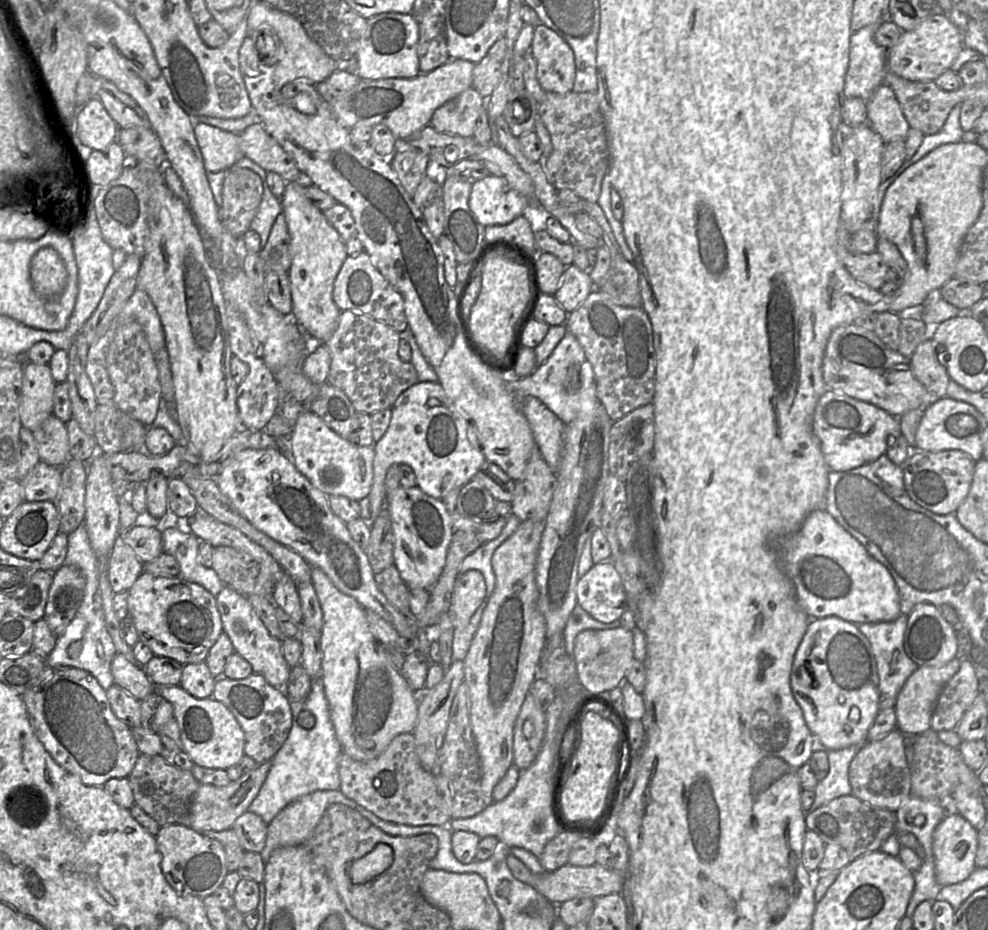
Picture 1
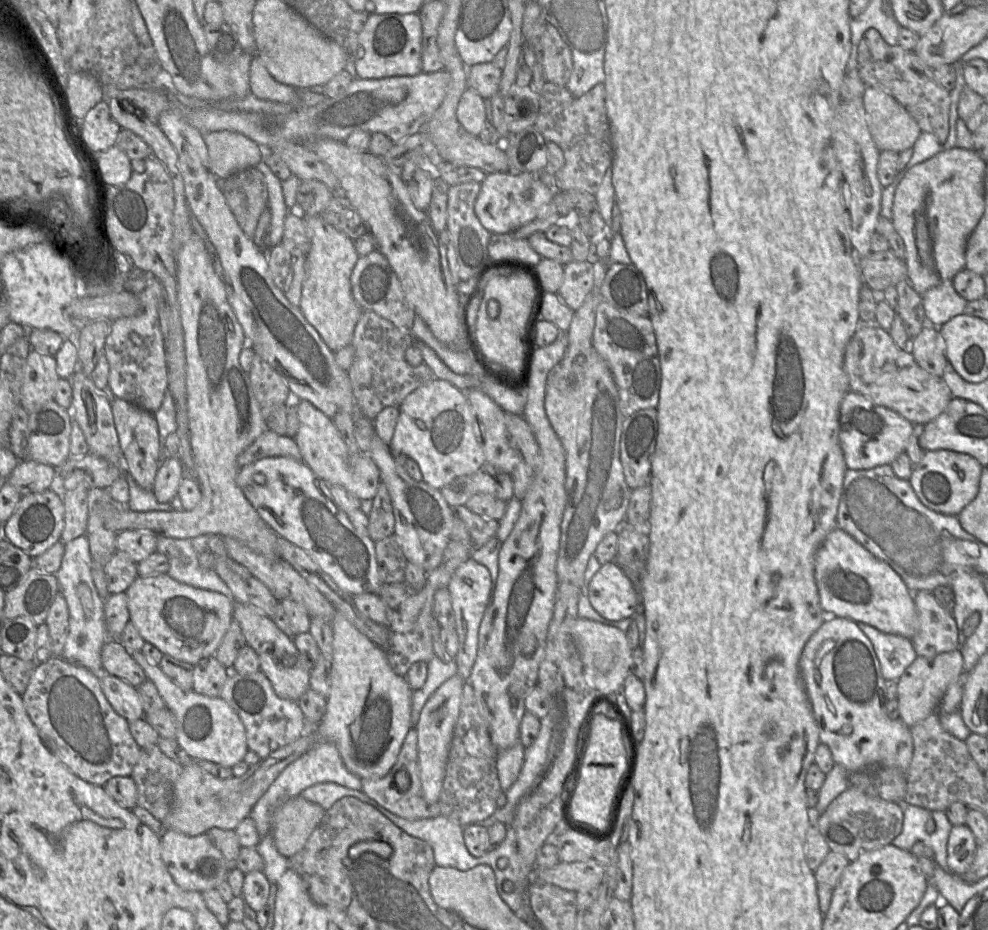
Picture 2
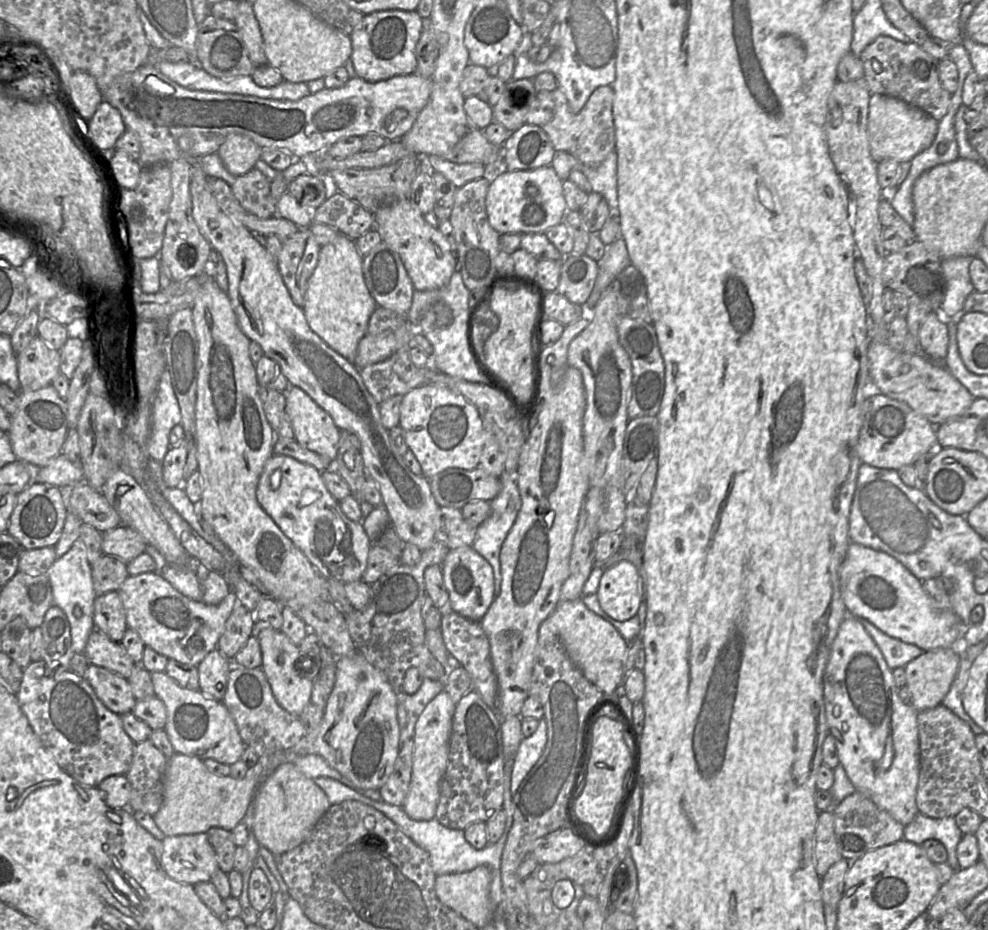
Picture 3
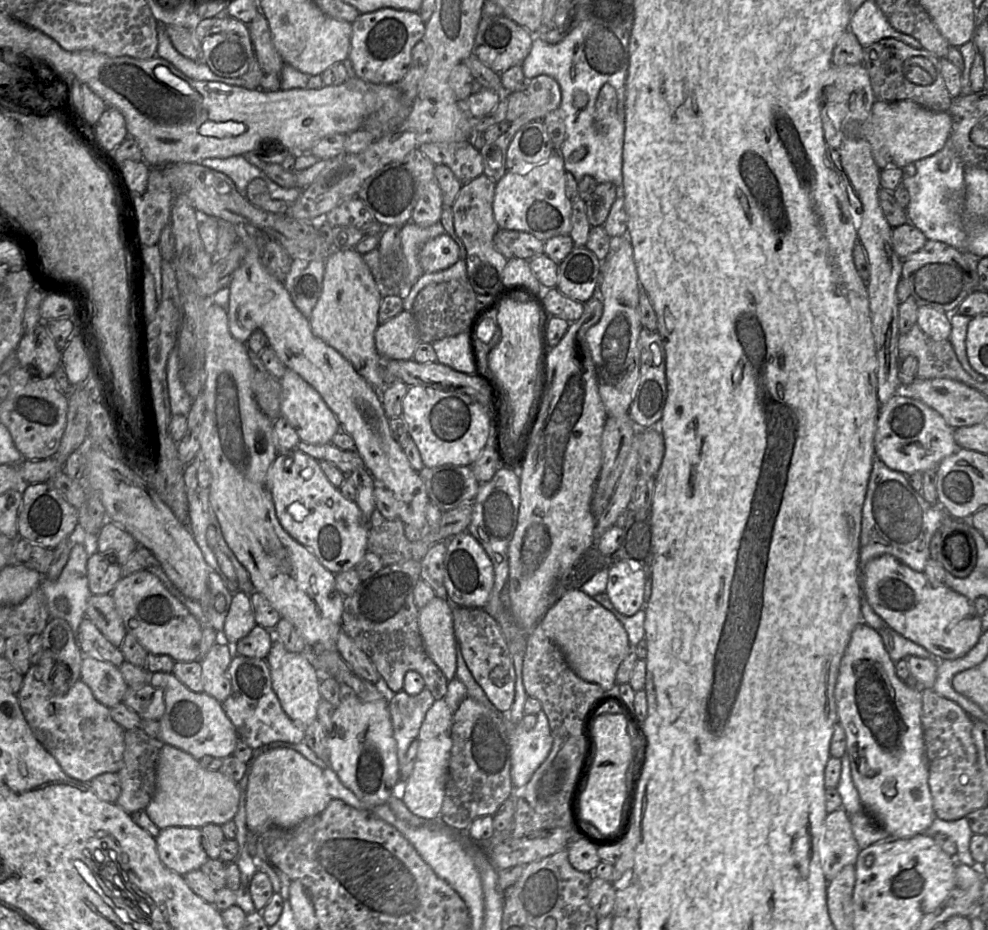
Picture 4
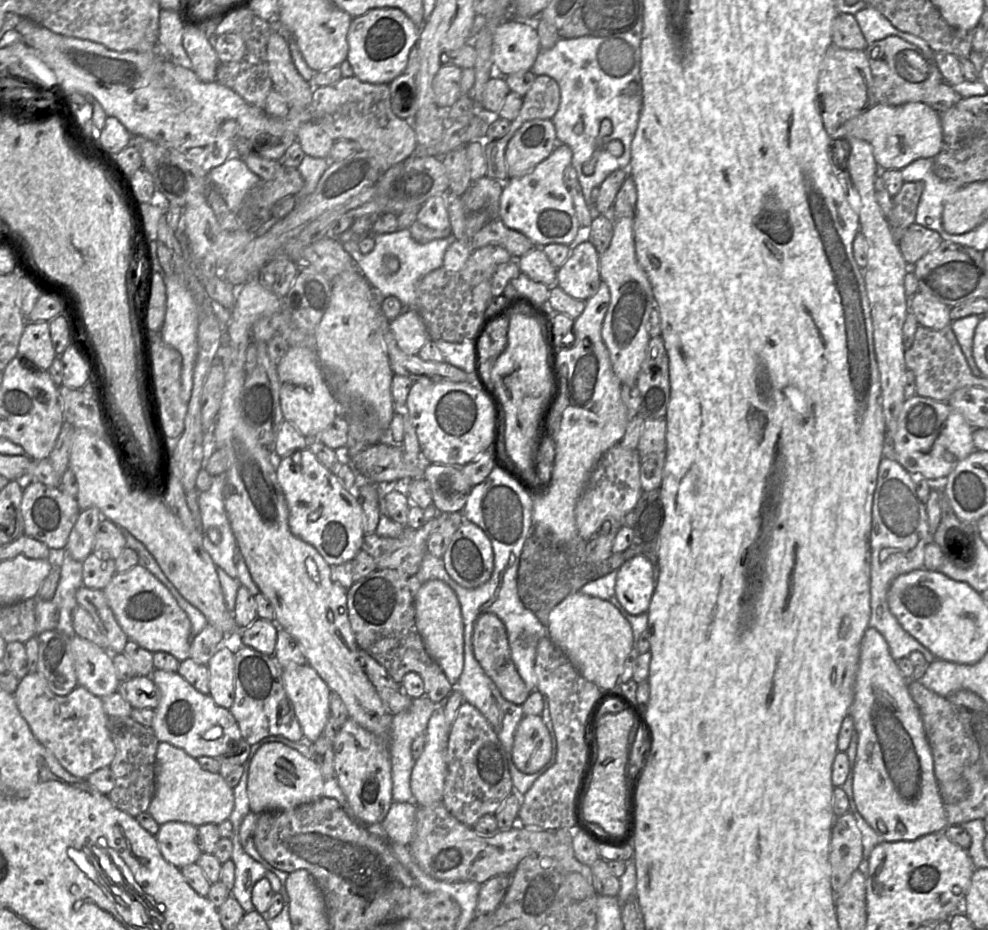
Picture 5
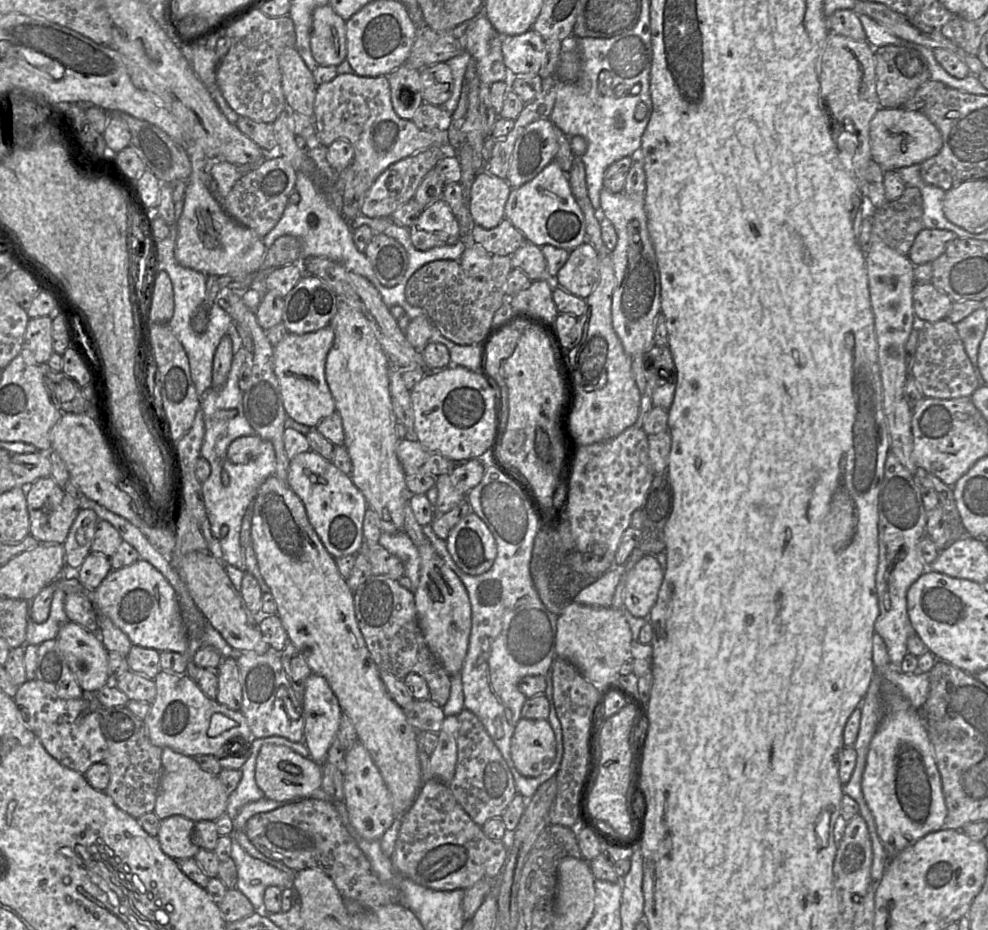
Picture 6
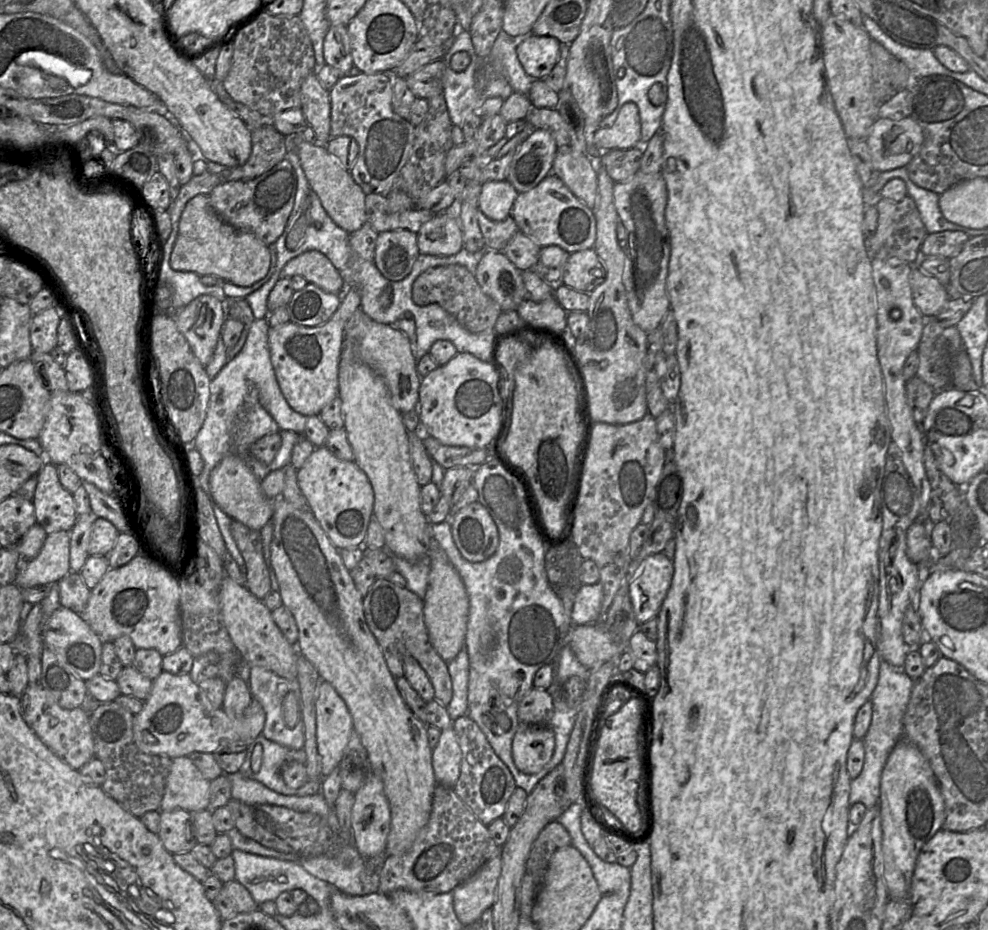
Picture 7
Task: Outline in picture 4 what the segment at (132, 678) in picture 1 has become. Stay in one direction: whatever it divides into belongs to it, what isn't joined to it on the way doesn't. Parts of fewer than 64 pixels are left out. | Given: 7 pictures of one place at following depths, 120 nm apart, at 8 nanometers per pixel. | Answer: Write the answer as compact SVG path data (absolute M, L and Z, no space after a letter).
M84 617L79 625L77 641L84 656L101 659L117 667L125 661L121 649L111 644L88 617Z

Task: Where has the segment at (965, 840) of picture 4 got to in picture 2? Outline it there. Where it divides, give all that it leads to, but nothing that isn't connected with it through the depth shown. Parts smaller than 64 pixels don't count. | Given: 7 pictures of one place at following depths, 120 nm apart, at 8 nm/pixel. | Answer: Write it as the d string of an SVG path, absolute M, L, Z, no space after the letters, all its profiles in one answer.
M903 805L904 821L902 832L892 841L900 849L911 852L916 842L924 842L934 851L934 860L947 873L952 873L947 861L947 845L950 831L953 827L945 811L931 811L915 805Z

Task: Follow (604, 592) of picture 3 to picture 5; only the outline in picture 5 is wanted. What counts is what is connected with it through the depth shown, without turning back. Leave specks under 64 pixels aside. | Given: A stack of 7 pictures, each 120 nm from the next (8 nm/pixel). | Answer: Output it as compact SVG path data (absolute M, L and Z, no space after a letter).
M635 556L617 570L614 596L631 615L648 612L654 588L654 567L646 557Z

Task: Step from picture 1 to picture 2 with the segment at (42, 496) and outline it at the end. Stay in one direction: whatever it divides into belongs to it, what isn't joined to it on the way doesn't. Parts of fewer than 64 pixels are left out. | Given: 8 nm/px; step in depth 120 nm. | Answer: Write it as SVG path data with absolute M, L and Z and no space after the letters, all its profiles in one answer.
M31 459L18 463L7 480L15 490L26 496L51 489L57 482L57 469Z

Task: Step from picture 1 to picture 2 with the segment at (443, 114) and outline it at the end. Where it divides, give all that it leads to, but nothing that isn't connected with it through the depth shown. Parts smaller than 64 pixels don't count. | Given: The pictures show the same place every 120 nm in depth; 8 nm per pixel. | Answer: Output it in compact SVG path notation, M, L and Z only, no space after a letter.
M467 88L459 100L456 116L470 135L478 137L486 122L484 99L474 90Z

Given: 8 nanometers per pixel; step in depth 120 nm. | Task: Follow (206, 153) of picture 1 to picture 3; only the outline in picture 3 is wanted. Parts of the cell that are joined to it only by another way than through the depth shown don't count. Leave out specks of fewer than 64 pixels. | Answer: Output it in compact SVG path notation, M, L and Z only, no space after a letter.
M232 134L221 144L217 154L228 172L241 176L255 168L262 151L263 148L246 135Z

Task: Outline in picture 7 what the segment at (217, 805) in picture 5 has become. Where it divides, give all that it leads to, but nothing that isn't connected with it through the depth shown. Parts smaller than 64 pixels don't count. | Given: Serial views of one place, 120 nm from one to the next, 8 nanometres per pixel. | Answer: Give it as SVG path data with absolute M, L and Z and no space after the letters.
M189 757L172 759L160 811L206 810L210 803L210 782Z

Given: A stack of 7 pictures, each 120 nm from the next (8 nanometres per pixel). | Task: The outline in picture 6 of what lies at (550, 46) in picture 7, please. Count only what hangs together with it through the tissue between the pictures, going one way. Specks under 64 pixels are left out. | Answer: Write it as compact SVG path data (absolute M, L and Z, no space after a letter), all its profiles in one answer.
M533 28L519 35L504 36L502 52L511 75L534 76L545 64L545 39Z

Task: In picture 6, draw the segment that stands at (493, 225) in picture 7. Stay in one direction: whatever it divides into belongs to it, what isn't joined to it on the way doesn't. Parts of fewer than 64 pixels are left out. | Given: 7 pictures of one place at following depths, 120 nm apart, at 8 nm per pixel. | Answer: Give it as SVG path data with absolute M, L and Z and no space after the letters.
M504 218L491 229L475 224L470 232L470 242L481 246L490 254L511 256L526 239L508 219Z

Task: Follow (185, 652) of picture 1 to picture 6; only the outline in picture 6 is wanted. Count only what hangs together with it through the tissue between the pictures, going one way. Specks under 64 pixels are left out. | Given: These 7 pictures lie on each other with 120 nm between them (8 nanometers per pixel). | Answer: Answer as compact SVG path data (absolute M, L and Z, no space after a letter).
M138 559L129 566L123 568L112 570L99 584L99 586L94 590L93 593L93 605L95 607L96 620L97 612L101 612L104 616L108 617L115 626L117 626L121 631L123 631L129 638L132 644L149 649L155 649L158 652L172 651L177 653L187 652L188 647L188 637L182 620L179 604L174 589L166 580L166 578L150 563L143 559Z

